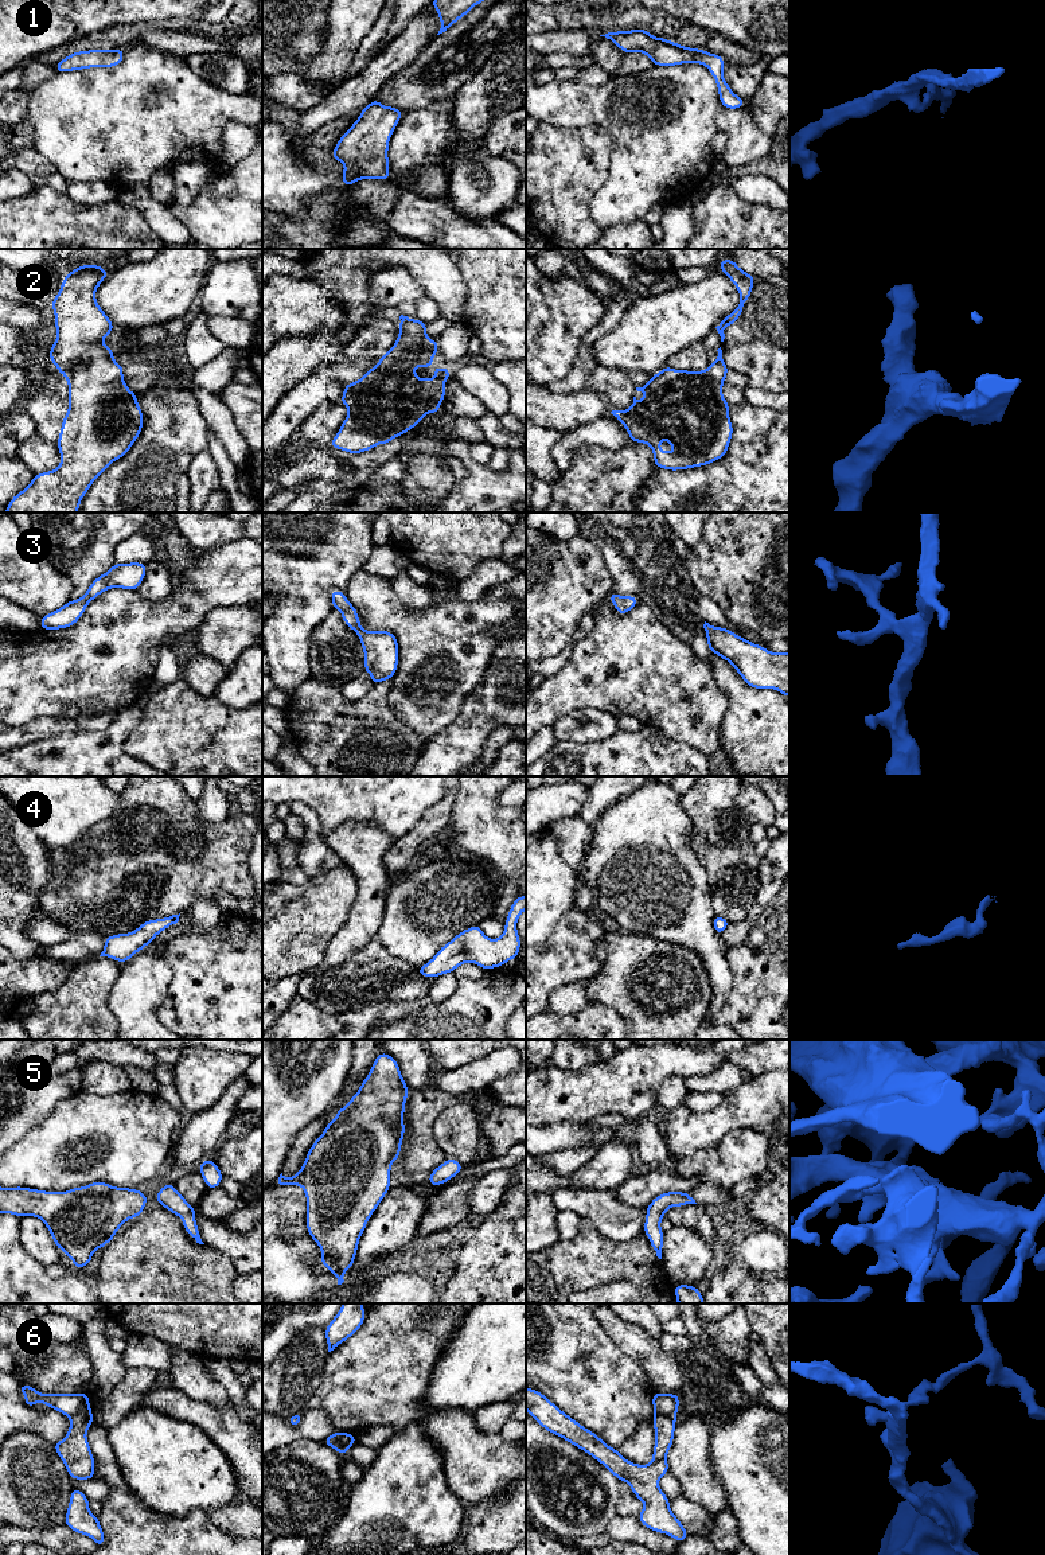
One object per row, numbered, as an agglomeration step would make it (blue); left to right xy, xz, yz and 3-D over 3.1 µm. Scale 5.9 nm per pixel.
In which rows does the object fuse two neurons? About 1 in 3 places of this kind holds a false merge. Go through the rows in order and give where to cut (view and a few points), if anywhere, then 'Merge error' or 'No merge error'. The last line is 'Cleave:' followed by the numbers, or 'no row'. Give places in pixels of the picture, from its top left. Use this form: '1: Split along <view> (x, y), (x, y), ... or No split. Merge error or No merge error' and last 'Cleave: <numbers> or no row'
1: No split. No merge error
2: No split. No merge error
3: No split. No merge error
4: No split. No merge error
5: No split. No merge error
6: Split along xy (89, 1409), (75, 1413), (70, 1418). Merge error
Cleave: 6

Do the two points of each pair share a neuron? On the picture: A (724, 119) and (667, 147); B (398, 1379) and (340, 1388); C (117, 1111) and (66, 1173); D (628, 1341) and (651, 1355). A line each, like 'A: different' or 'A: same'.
A: different
B: same
C: same
D: same

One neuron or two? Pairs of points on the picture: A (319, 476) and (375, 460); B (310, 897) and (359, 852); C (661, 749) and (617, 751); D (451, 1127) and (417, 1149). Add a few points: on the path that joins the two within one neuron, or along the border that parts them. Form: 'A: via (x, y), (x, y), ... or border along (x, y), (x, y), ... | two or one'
A: via (332, 470), (355, 470), (362, 466) | one
B: border along (346, 865), (355, 879), (357, 896) | two
C: via (650, 751), (628, 751) | one
D: border along (445, 1109), (435, 1121), (433, 1138), (448, 1157) | two

